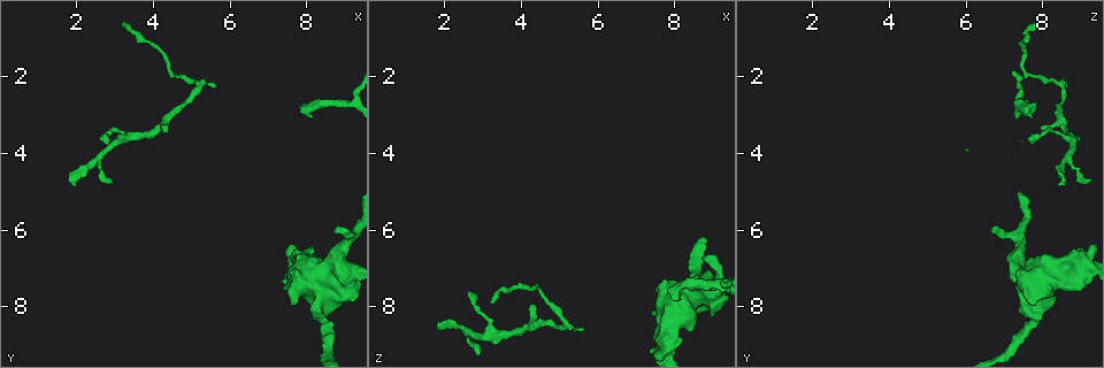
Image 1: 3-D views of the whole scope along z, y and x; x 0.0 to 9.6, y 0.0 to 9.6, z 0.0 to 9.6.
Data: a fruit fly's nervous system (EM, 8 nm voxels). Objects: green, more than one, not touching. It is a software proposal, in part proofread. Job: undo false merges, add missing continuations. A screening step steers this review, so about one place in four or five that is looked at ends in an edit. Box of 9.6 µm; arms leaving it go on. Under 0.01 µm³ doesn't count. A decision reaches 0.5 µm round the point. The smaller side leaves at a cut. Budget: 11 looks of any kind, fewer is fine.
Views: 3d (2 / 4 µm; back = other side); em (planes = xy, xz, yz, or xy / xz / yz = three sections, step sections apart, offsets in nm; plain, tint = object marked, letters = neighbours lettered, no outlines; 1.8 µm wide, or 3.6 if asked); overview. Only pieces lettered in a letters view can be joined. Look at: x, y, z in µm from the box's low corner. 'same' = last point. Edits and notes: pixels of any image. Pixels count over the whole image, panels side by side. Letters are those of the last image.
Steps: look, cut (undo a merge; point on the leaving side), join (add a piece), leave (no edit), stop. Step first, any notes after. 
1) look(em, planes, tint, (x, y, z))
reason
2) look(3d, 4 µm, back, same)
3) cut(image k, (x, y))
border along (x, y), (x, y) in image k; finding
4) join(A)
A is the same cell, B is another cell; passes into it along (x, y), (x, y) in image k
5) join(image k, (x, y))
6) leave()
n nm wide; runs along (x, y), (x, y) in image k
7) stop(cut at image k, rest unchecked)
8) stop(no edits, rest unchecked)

look(em, xz, step 16, tint, (8.10, 2.75, 7.45))
abrupt turn

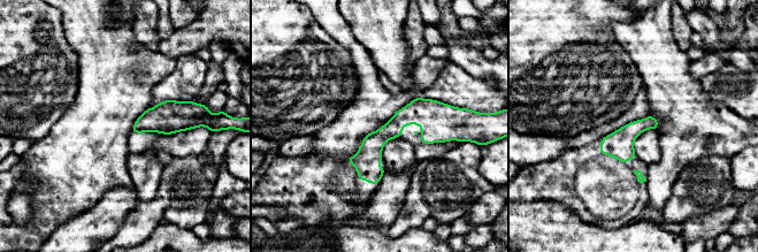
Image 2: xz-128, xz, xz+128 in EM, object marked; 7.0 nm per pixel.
look(em, yz, step 4, letters, same)
another direction

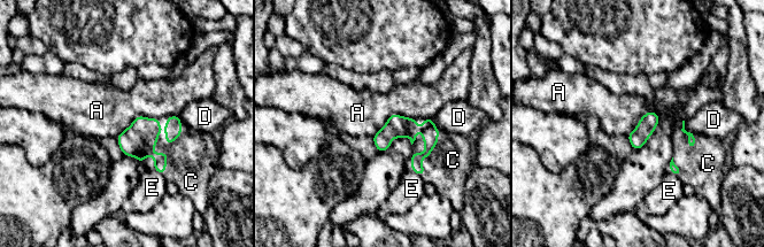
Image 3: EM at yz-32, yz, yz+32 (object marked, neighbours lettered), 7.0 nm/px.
join(C)
C is the same cell, A, D and E are other cells; it goes on there

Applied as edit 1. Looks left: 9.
look(overview)
see it whole again

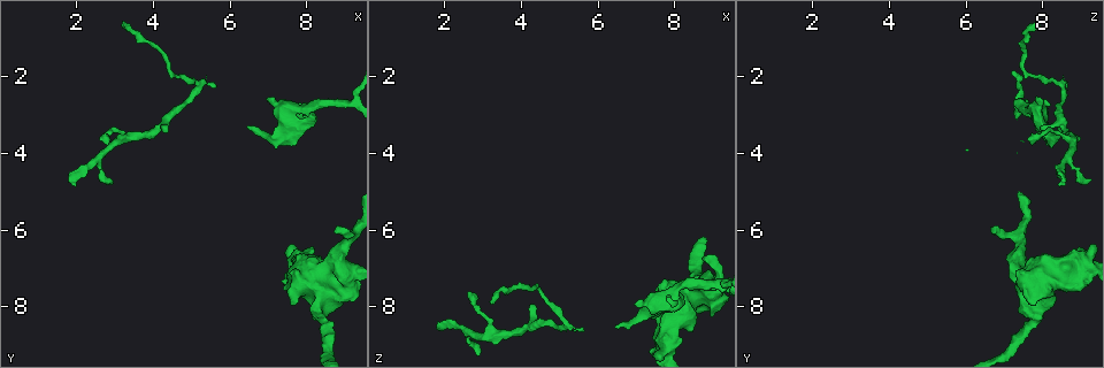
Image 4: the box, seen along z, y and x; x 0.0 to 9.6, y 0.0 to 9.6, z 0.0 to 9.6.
look(em, planes, letters, (5.65, 2.30, 8.60))
tapers out

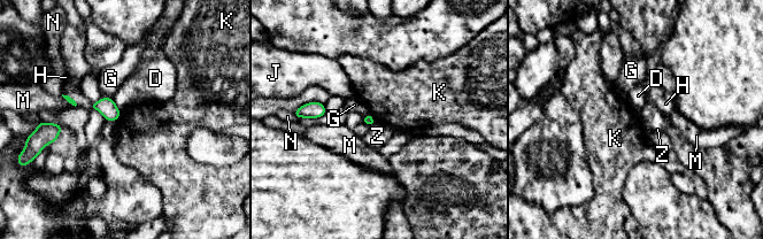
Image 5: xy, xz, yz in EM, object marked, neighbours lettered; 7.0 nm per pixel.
leave()
D, G, H, J, K, M, N and Z are other cells; no lettered piece goes on from it

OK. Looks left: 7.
look(em, 3.6 µm, yz, step 16, letters, (1.85, 4.85, 8.45))
free end

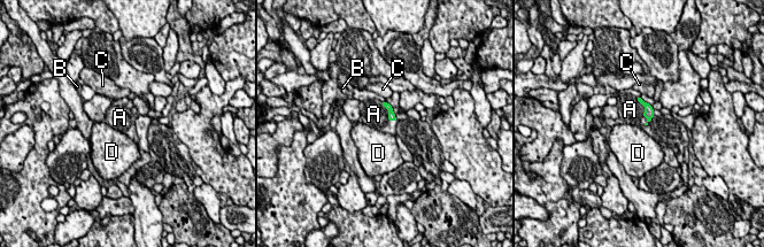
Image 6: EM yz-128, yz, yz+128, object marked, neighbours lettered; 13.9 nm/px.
look(em, 3.6 µm, planes, letters, same)
cut it another way

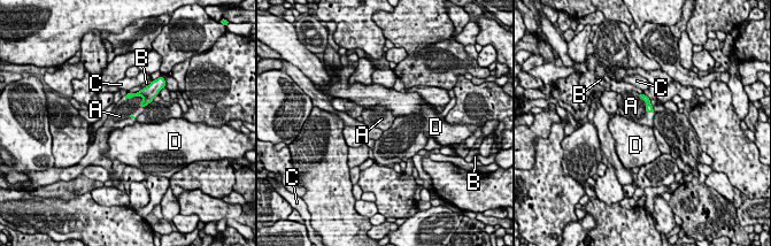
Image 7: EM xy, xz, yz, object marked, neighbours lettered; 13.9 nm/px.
join(A)
A touches over 300 nm; A is the same cell, B, C and D are other cells; passes into it along (151, 91), (135, 95), (124, 108) in image 7; the cell continues

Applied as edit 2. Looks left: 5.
look(3d, 2 µm, (4.40, 3.35, 7.90))
an open end

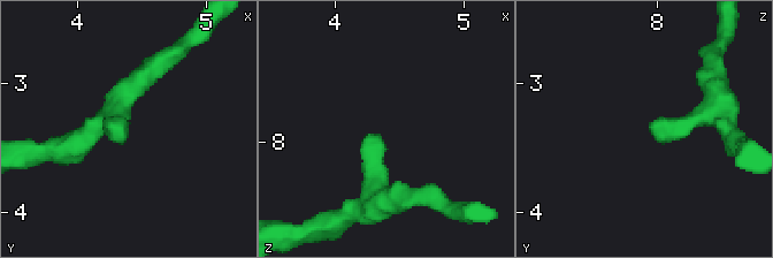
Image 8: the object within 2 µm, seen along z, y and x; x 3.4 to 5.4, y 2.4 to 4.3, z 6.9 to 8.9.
look(em, planes, letters, (4.36, 3.40, 7.94))
now the EM

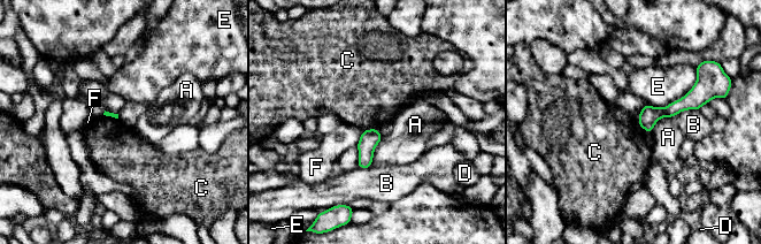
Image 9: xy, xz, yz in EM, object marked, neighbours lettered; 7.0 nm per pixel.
leave()
E touches over 420 nm; A, B, C, D, E and F are other cells; none of them fits

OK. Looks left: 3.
stop(join at image 3, join at image 7, rest unchecked)

